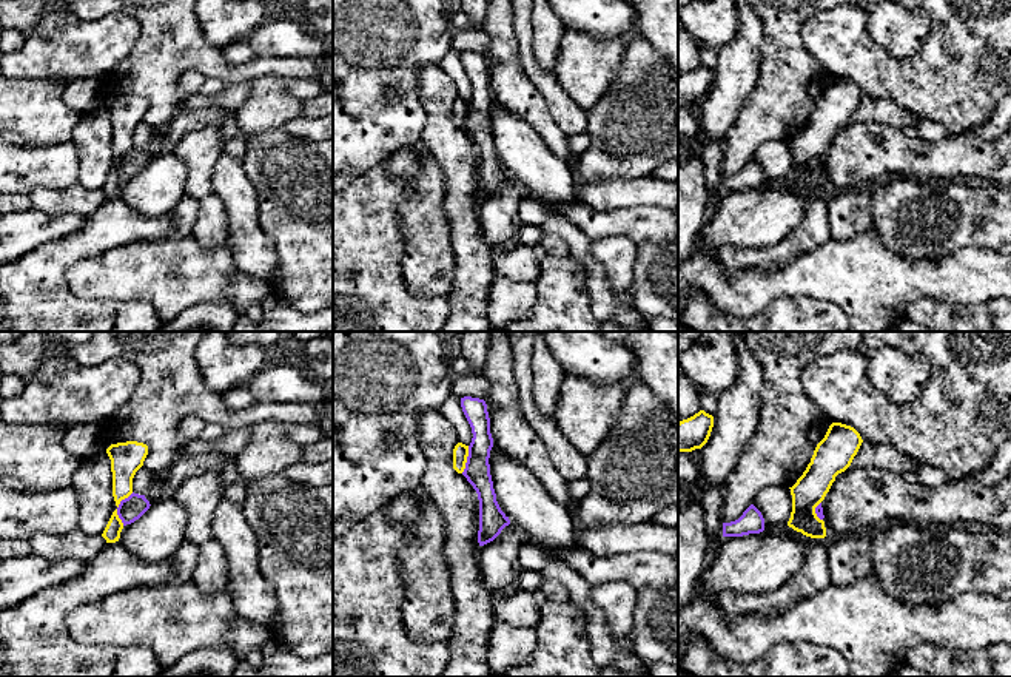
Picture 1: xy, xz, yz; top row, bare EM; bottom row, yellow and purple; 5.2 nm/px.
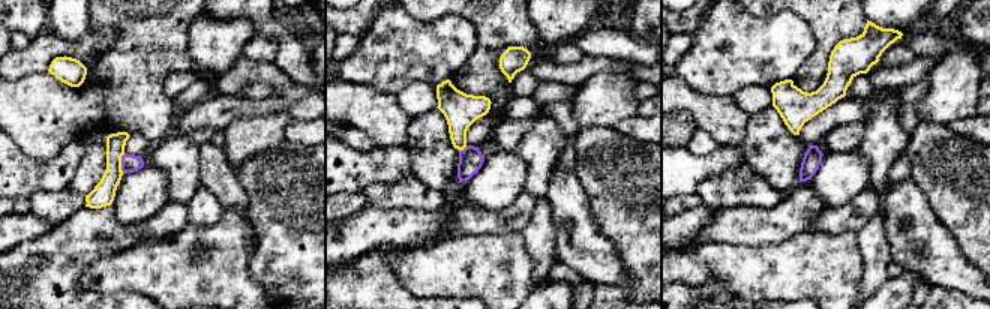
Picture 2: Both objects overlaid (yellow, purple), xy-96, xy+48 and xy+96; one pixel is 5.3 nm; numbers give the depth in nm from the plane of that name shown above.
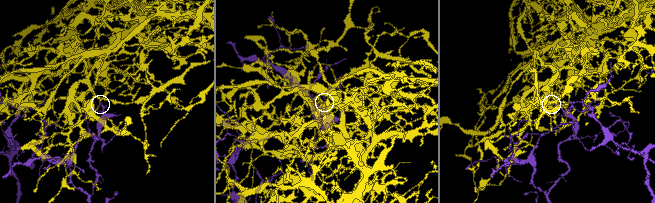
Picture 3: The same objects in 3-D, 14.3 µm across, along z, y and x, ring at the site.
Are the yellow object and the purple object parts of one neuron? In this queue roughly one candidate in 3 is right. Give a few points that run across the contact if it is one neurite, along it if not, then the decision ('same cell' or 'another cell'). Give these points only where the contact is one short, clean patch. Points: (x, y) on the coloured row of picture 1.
another cell

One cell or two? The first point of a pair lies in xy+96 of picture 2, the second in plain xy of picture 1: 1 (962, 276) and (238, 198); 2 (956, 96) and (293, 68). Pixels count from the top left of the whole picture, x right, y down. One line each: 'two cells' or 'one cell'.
1: one cell
2: two cells

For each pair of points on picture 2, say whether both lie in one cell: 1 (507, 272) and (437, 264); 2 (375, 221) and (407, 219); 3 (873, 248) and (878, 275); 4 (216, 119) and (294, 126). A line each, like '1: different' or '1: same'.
1: same
2: same
3: same
4: different

